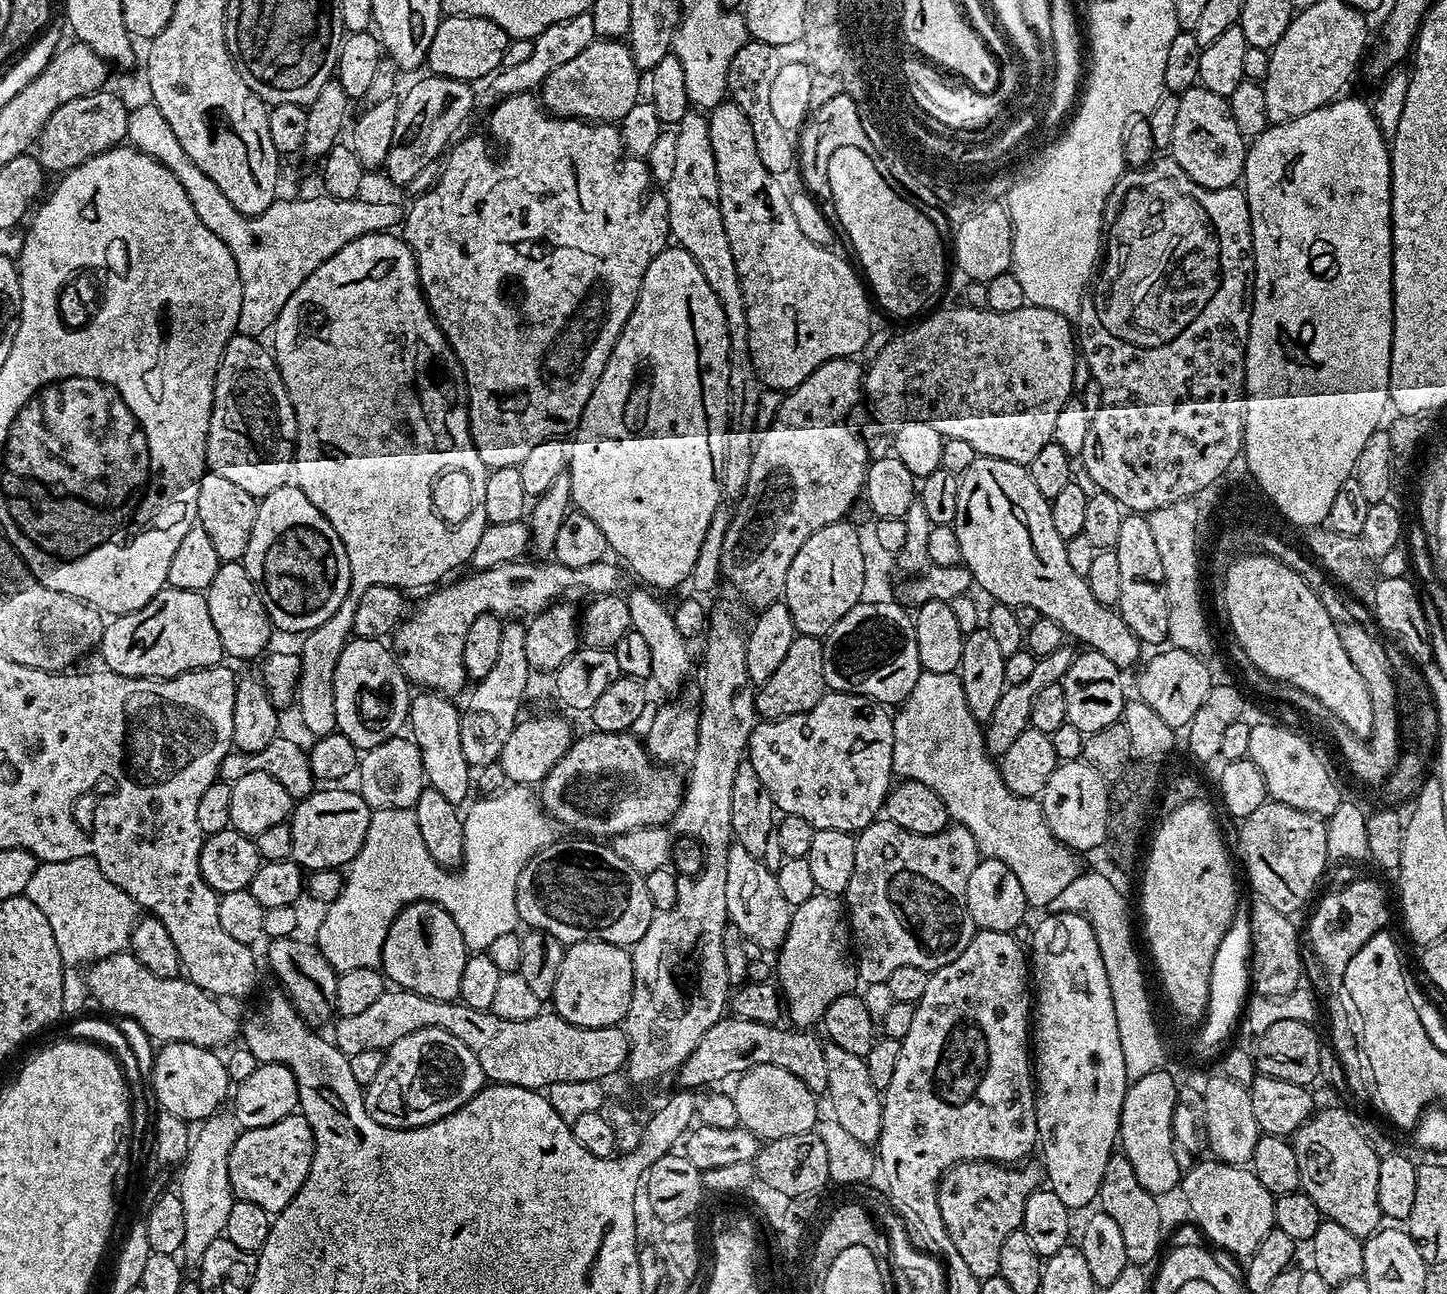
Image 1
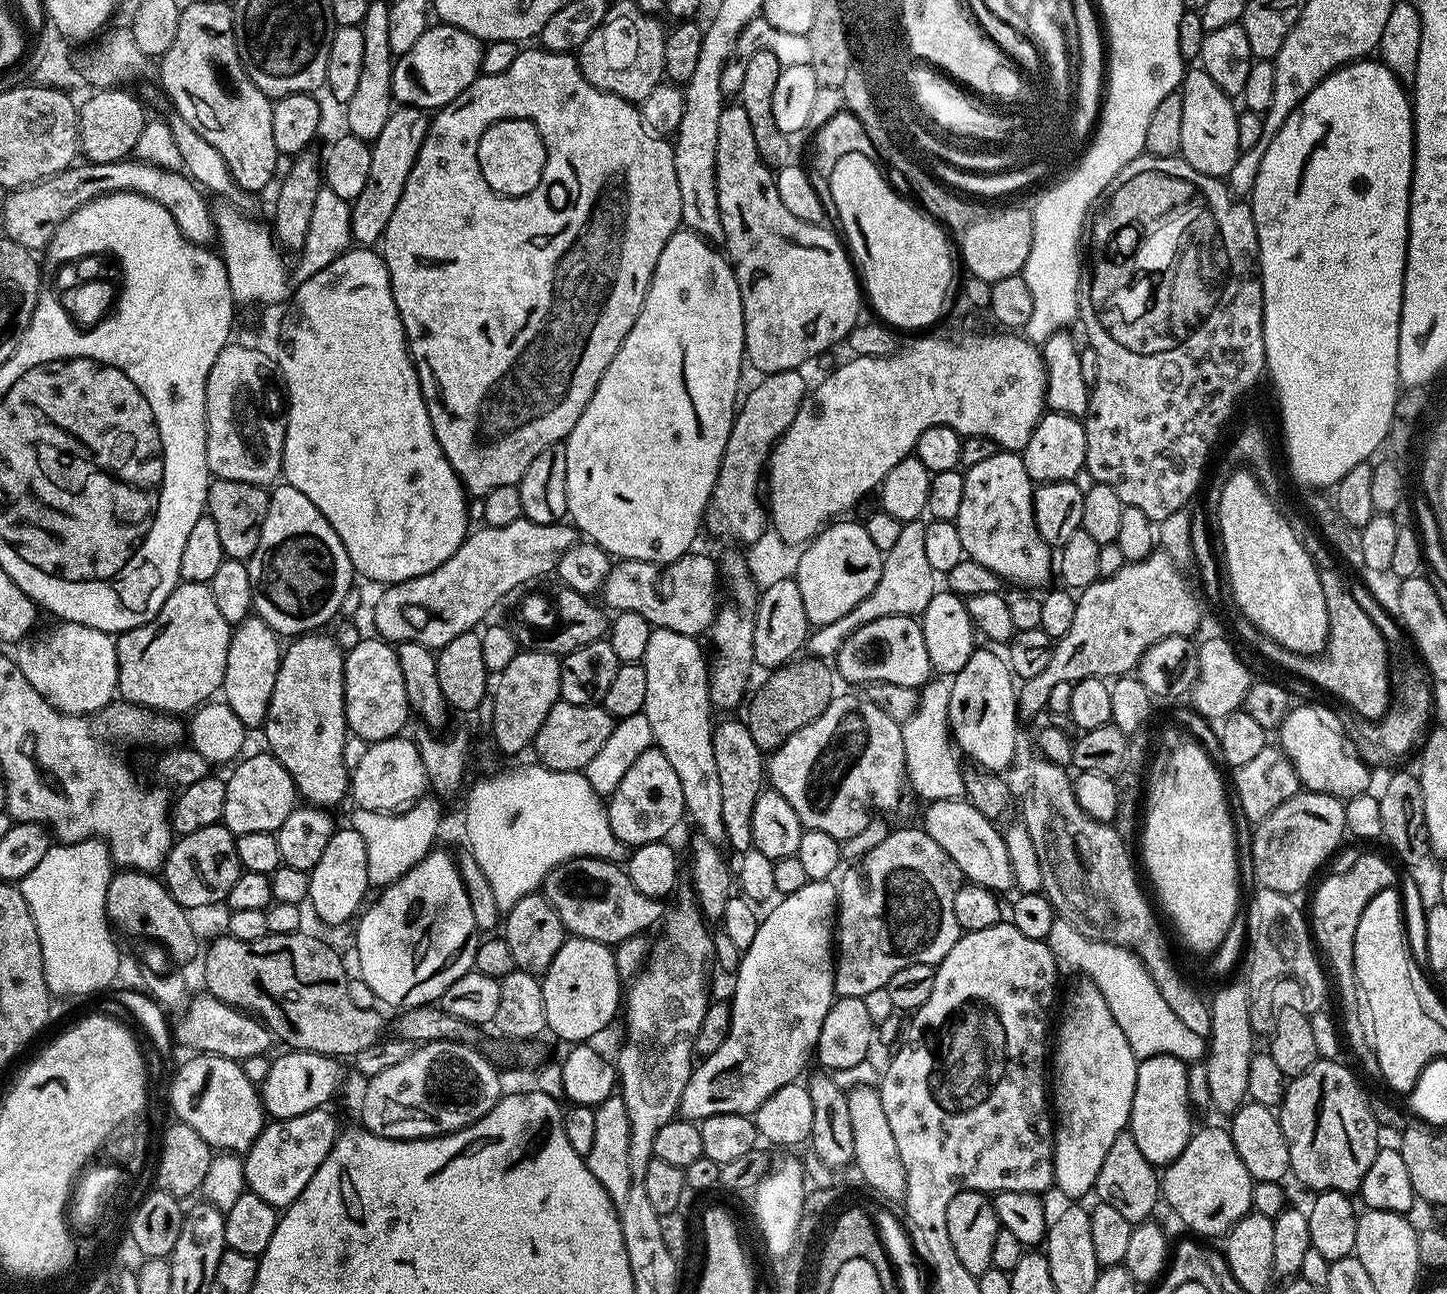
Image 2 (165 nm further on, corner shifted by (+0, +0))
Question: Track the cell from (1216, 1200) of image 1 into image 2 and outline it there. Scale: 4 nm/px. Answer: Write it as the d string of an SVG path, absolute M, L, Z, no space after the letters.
M1200 1126L1186 1142L1186 1150L1163 1169L1160 1191L1163 1203L1172 1207L1173 1214L1190 1231L1220 1238L1252 1211L1253 1183L1238 1150L1234 1150L1231 1131Z

